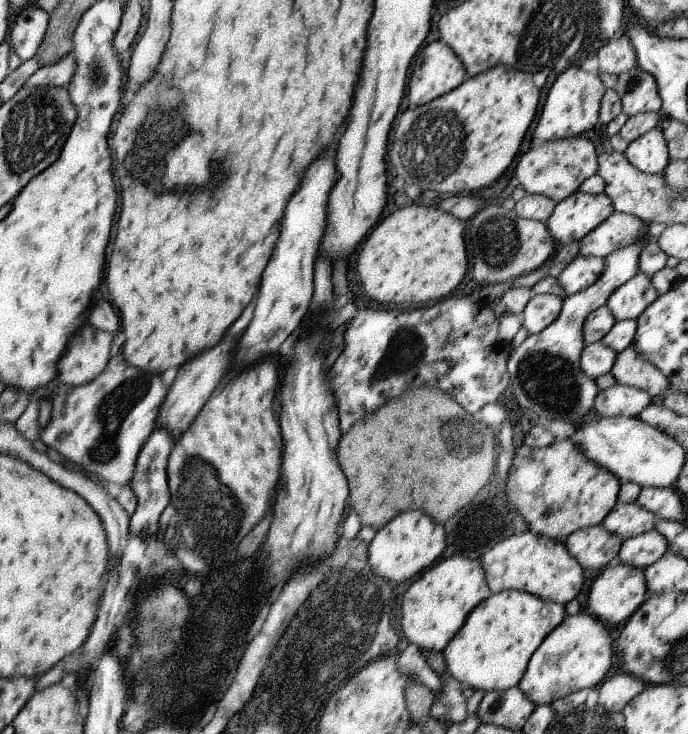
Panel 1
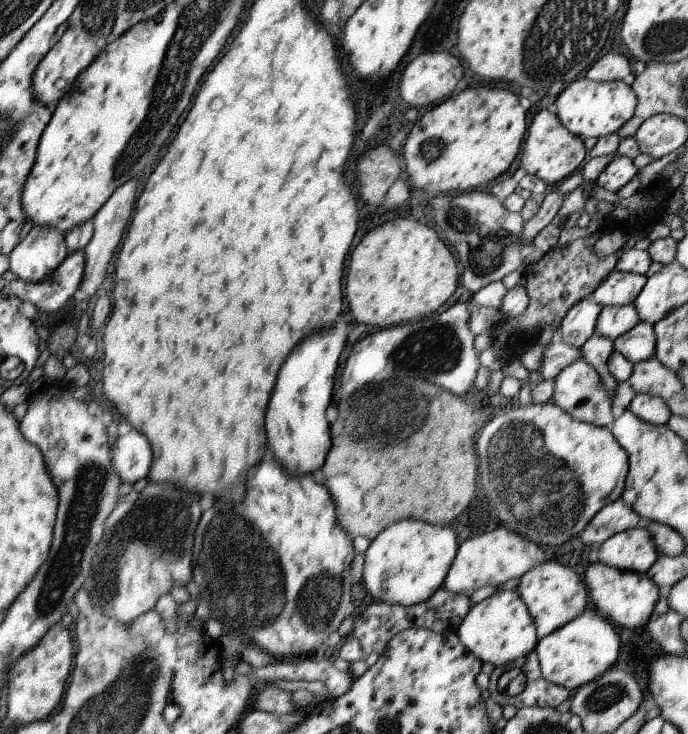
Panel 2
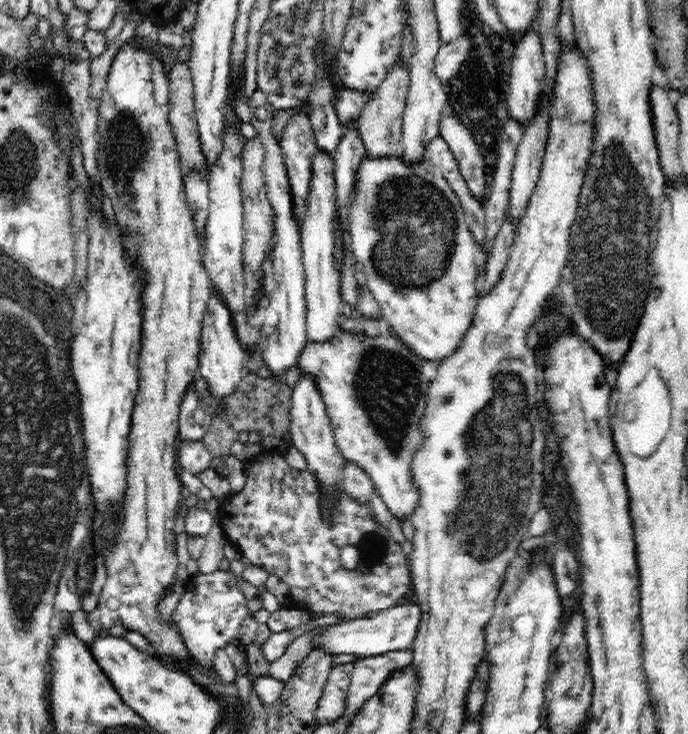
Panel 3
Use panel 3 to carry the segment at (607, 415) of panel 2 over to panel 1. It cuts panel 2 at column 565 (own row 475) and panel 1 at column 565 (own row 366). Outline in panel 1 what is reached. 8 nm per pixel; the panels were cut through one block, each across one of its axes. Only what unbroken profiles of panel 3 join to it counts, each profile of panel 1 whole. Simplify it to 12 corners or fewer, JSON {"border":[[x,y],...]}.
{"border":[[650,237],[614,251],[511,352],[522,408],[578,426],[599,386],[581,367],[591,312],[639,272]]}

